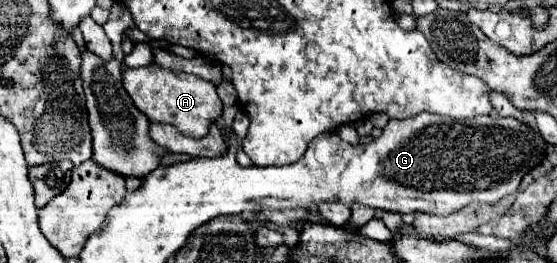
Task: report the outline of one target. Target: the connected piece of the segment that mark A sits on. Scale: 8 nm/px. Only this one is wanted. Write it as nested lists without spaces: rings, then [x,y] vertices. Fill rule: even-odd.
[[[151,61],[145,67],[125,67],[123,65],[123,87],[133,99],[135,107],[151,121],[151,123],[171,123],[187,137],[203,137],[209,131],[209,125],[221,115],[221,99],[217,97],[215,85],[211,81],[199,79],[195,75],[183,71],[171,71],[159,67]]]

